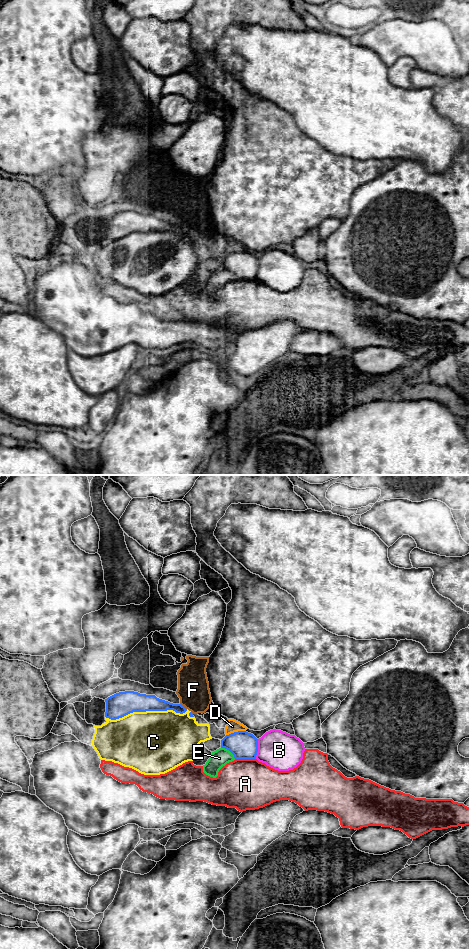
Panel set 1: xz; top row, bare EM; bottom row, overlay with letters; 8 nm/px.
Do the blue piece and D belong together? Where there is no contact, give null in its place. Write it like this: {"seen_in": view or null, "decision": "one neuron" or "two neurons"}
{"seen_in": "xz", "decision": "two neurons"}

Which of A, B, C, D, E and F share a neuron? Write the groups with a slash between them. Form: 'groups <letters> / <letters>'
groups A / B / C / D F / E

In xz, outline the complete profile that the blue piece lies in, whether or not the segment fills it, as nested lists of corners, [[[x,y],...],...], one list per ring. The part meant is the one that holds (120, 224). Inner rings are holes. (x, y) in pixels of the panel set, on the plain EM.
[[[134,211],[116,213],[107,219],[105,237],[111,240],[122,238],[133,232],[173,230],[183,234],[187,229],[181,224],[173,224],[155,215],[140,214]]]

